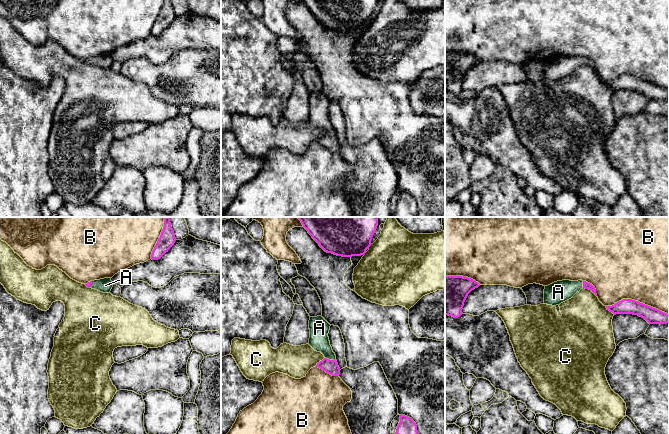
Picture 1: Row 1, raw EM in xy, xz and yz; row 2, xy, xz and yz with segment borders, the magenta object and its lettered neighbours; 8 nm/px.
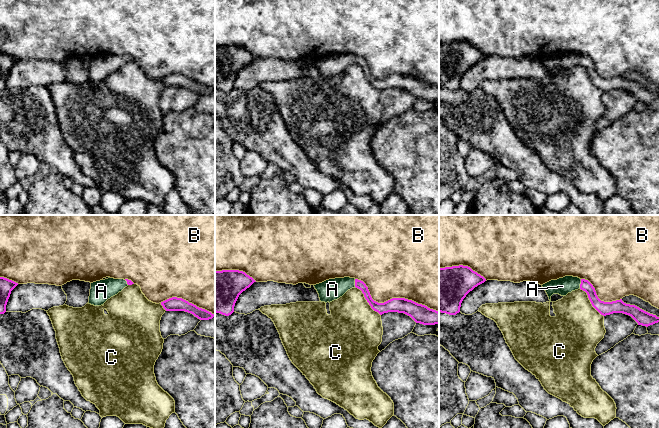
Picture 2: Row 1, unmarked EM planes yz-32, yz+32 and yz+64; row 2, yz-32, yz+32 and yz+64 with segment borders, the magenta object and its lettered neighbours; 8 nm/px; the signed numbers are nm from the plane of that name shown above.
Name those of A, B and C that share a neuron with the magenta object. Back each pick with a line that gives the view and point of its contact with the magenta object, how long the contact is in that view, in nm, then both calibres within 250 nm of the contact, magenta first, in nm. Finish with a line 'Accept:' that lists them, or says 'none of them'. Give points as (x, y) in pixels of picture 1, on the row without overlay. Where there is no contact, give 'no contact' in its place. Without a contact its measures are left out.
A: meets magenta in xz at (330, 136); contact 90 nm long; 120 nm thick on the magenta side, 160 nm on the other
Accept: A

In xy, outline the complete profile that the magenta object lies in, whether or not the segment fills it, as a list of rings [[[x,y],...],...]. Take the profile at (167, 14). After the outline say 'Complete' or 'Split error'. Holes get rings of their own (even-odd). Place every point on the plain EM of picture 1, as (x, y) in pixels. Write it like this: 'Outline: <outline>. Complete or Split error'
Outline: [[[164,0],[161,11],[152,27],[151,35],[160,35],[174,21],[176,17],[171,0]]]. Complete

